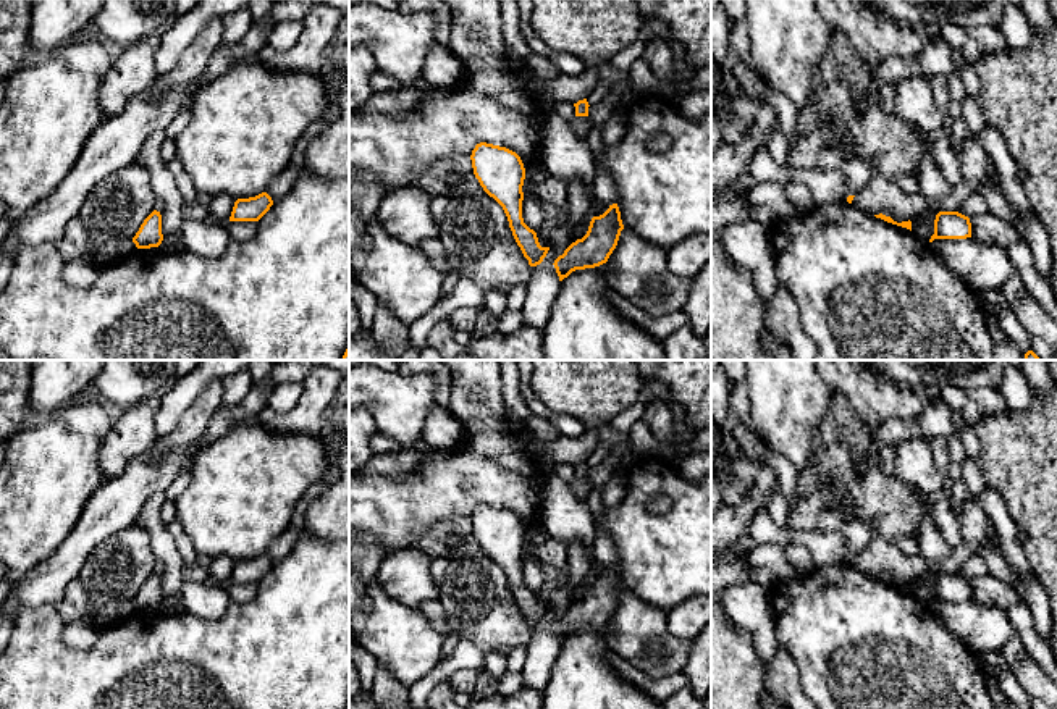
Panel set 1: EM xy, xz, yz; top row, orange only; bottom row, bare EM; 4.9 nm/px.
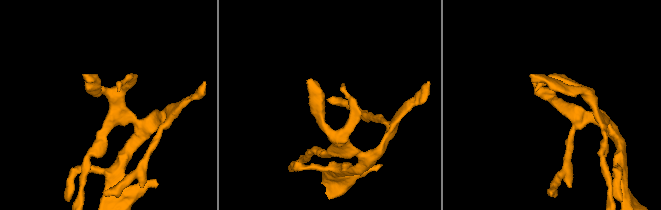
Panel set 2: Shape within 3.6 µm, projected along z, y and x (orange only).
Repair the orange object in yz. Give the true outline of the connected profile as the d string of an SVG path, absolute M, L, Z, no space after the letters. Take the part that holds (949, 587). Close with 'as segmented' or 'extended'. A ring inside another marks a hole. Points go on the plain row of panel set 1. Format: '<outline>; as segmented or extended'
M939 573L934 581L934 601L966 601L971 599L970 580L958 573Z; as segmented

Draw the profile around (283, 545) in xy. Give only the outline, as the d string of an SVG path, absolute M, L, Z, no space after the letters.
M289 525L275 541L272 541L265 554L273 564L280 562L294 549L301 535L302 531Z

